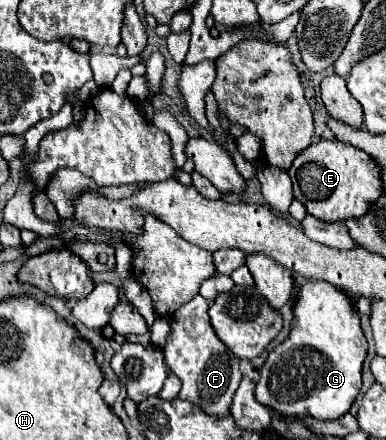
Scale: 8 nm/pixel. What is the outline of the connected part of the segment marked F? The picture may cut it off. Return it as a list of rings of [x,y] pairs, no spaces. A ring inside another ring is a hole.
[[[196,294],[188,304],[182,304],[174,312],[172,334],[168,336],[166,344],[168,344],[164,346],[166,364],[182,382],[182,390],[178,398],[196,404],[210,416],[216,418],[228,416],[232,398],[242,380],[240,360],[216,338],[208,318],[208,300]]]

